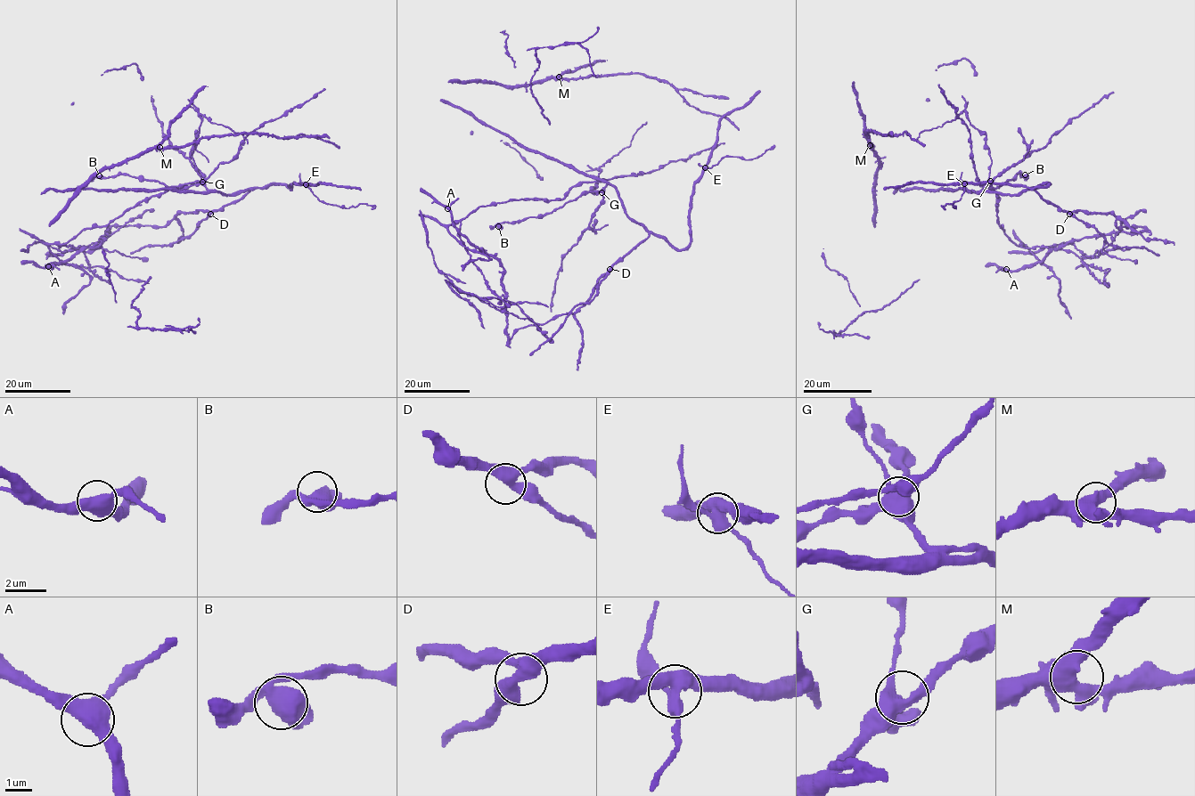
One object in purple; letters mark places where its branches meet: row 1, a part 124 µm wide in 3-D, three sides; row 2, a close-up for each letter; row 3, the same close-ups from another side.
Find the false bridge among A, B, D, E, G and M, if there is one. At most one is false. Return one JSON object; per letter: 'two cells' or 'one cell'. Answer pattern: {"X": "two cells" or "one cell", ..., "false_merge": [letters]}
{"A": "one cell", "B": "one cell", "D": "one cell", "E": "two cells", "G": "one cell", "M": "one cell", "false_merge": ["E"]}

